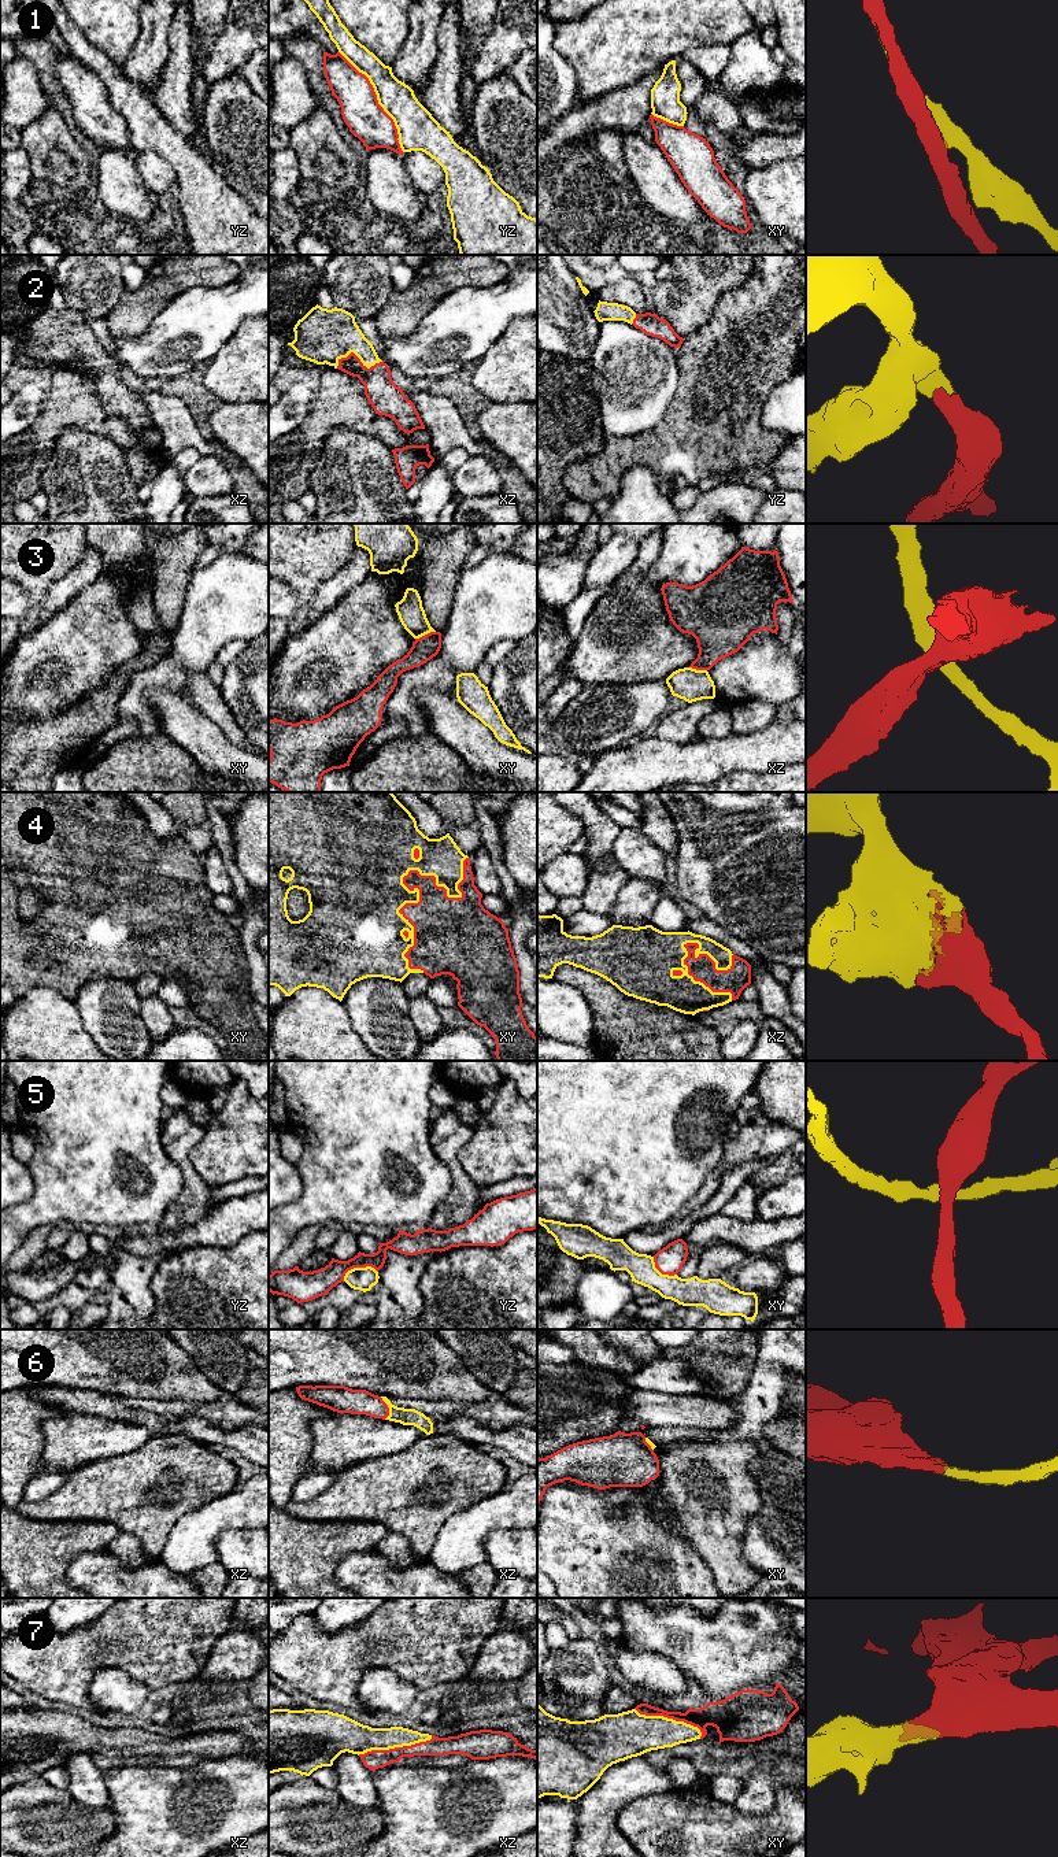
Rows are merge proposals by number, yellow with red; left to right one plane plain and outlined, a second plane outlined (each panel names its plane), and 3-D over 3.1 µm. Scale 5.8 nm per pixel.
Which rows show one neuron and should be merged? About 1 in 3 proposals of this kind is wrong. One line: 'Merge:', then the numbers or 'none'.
Merge: 2, 4, 6, 7

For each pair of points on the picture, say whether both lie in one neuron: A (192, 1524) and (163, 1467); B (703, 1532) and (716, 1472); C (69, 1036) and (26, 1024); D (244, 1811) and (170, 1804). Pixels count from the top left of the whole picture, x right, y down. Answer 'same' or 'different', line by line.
A: different
B: same
C: same
D: same

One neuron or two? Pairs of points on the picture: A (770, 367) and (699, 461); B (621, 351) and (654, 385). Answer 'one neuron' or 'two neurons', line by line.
A: one neuron
B: one neuron

